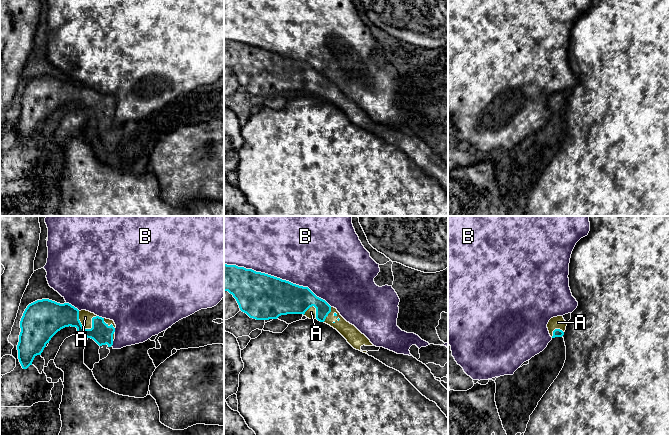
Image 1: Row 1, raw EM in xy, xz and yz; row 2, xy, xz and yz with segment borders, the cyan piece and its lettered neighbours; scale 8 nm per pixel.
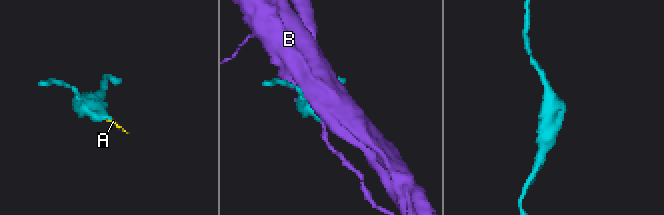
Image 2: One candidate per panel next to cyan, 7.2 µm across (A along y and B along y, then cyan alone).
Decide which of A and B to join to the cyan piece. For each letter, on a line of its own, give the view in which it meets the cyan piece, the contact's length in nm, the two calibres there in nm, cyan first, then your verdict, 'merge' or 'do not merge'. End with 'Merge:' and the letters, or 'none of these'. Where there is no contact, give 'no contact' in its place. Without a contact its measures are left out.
A: xy | 180 nm | 260/110 nm | merge
B: xz | 950 nm | 360/500 nm | do not merge
Merge: A

